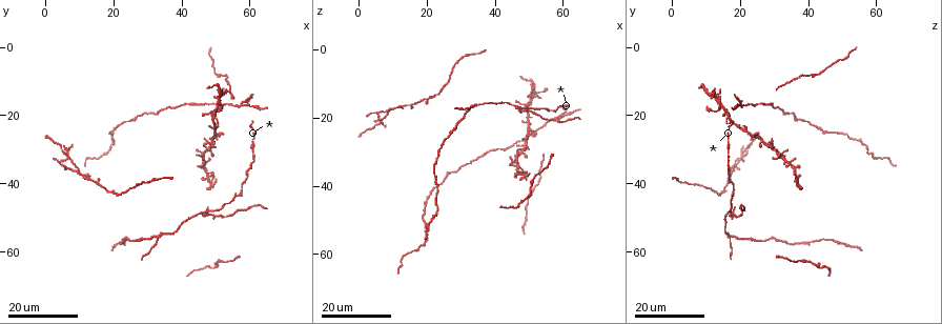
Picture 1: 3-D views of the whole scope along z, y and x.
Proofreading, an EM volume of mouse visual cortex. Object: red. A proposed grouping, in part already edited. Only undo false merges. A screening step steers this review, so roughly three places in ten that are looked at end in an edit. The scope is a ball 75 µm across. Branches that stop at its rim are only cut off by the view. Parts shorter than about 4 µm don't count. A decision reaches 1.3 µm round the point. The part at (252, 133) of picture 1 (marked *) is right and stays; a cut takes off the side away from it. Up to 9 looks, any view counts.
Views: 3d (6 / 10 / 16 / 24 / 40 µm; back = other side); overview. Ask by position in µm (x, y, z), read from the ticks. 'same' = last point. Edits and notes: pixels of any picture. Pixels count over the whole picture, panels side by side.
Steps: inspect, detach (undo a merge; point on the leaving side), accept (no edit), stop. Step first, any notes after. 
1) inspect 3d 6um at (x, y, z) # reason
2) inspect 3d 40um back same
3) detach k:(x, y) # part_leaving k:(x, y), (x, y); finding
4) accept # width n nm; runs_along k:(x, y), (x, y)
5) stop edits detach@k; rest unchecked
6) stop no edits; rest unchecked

inspect 3d 24um at (50.5, 17.0, 14.5) # three-way junction

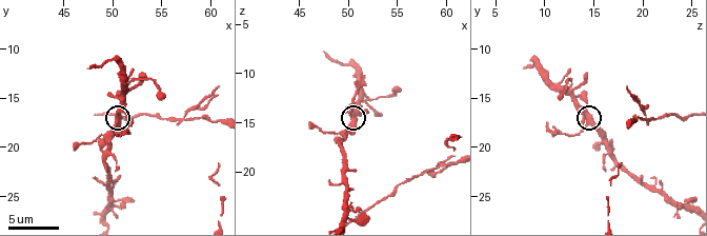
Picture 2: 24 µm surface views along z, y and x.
inspect 3d 6um at (50.2, 17.8, 14.2) # closer look

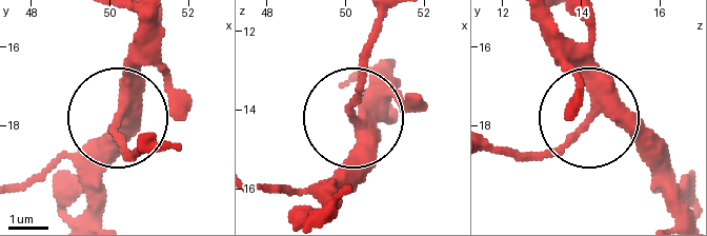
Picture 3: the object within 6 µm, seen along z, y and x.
accept # arms 3; all the same neuron

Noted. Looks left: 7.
inspect 3d 10um at (51.2, 14.2, 12.6) # four arms meet

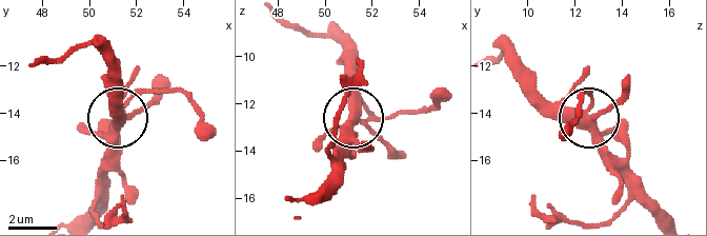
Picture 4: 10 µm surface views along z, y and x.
inspect 3d 10um back at (51.3, 13.9, 12.4)

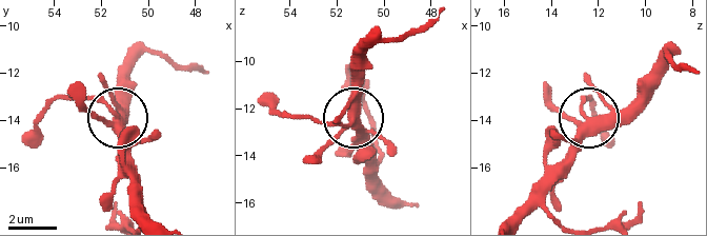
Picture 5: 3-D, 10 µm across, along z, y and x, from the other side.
accept # one neuron here

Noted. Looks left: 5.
inspect 3d 10um at (57.4, 16.6, 20.0) # a fork

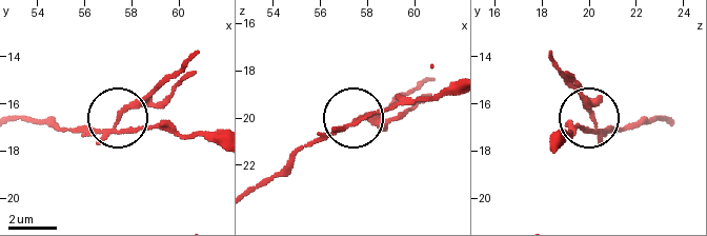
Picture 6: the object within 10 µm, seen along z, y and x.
inspect 3d 6um at (57.4, 16.5, 20.1)

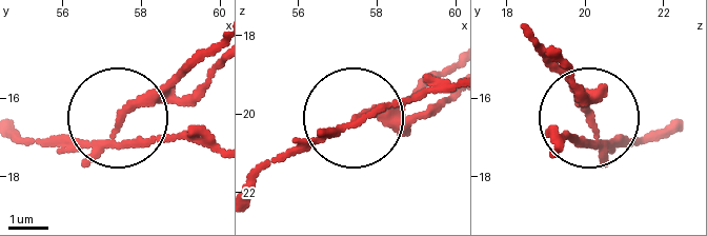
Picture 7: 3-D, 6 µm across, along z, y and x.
detach 7:(138, 100) # width 190 nm; part_leaving 7:(108, 140), (216, 53); a second neuron is stuck on

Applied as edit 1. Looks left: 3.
inspect overview

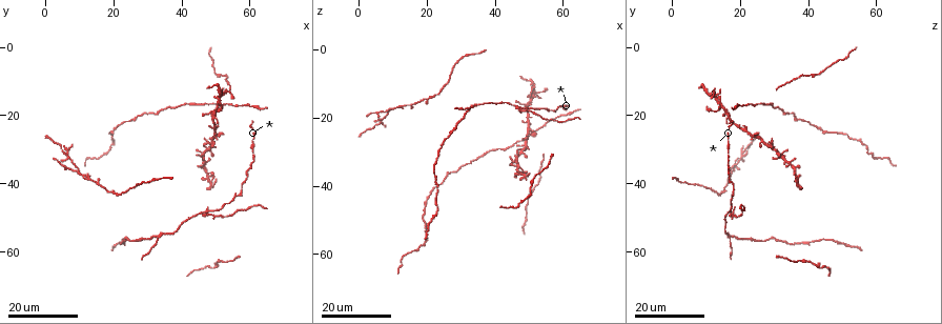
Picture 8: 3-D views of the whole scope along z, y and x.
inspect 3d 24um at (19.5, 42.5, 14.5) # thick turns thin

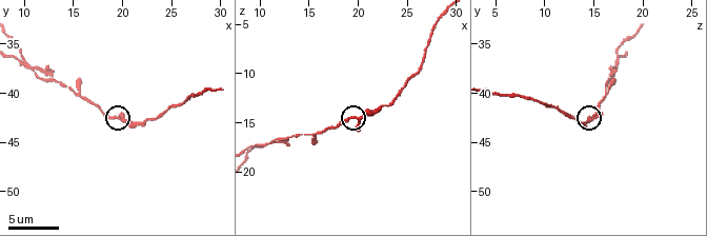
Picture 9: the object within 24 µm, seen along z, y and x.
inspect 3d 10um at (20.2, 42.6, 14.4) # zoom in

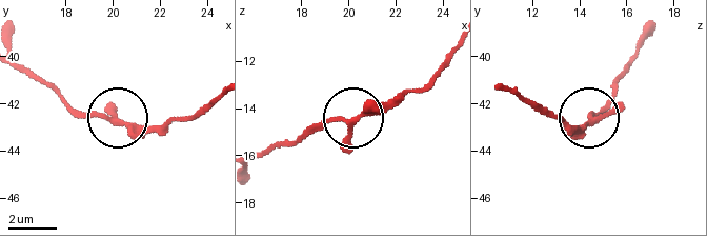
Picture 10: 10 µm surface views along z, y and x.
accept # width 210 nm; one neuron here

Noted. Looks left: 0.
stop edits detach@7; rest unchecked

